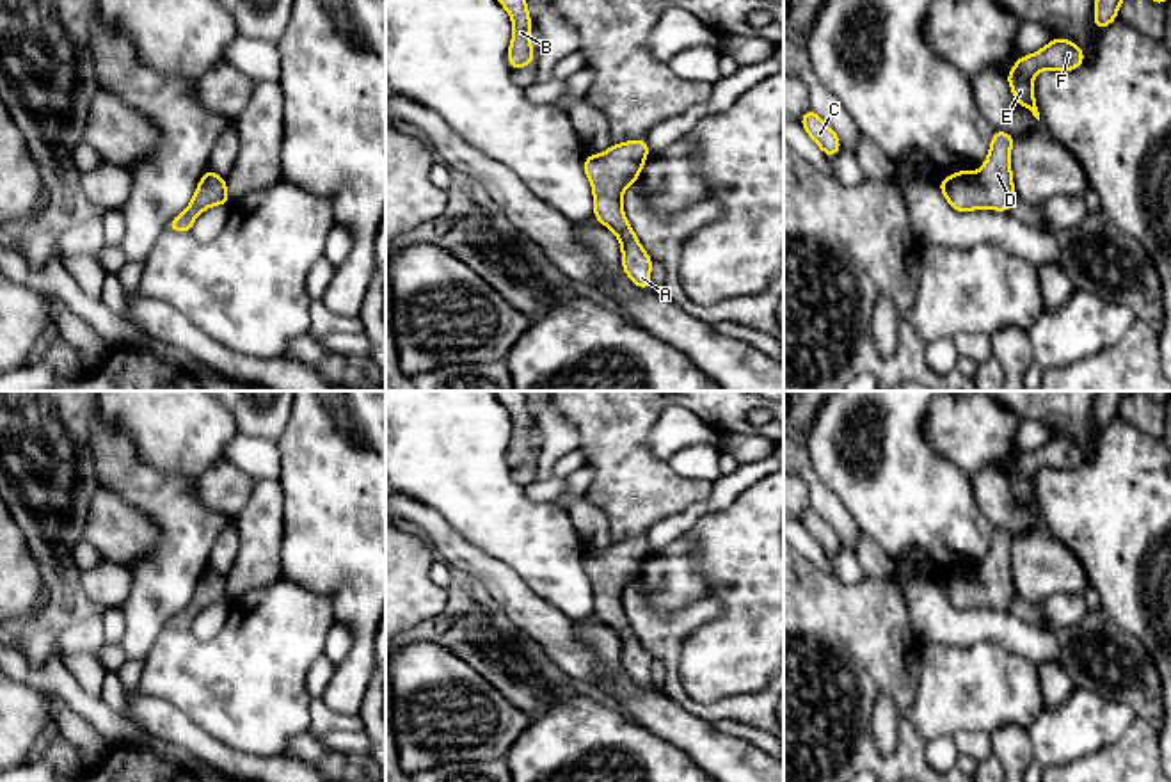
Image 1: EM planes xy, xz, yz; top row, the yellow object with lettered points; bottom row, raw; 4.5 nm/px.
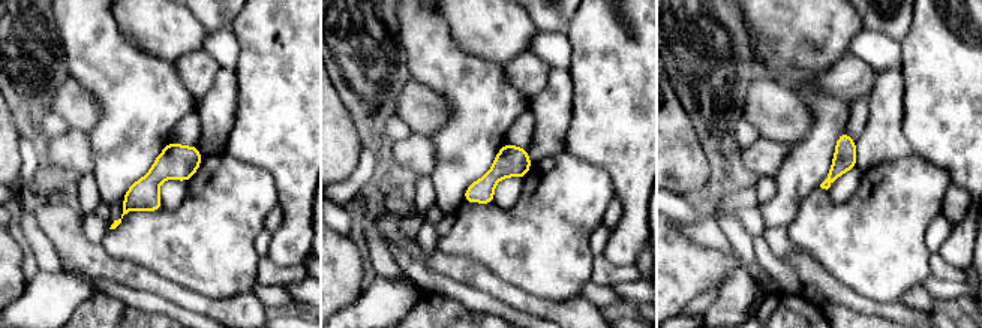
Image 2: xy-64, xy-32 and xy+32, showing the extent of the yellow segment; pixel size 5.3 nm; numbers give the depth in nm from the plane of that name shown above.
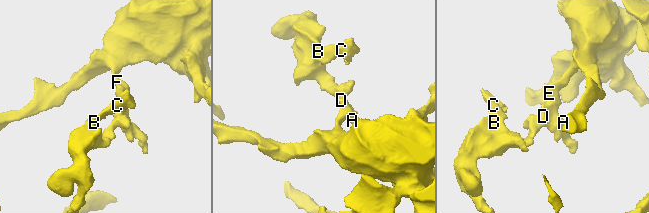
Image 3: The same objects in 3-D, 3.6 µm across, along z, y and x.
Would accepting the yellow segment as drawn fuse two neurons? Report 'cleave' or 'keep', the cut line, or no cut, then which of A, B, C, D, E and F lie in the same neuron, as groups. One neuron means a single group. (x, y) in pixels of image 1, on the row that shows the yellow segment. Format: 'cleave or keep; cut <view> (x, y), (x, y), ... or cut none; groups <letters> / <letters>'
keep; cut none; groups A B C D E F

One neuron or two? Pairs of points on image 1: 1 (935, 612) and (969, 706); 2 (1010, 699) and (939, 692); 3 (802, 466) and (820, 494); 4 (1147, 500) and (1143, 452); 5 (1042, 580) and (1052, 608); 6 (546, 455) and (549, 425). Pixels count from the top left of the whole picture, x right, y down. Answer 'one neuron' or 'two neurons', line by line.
1: two neurons
2: one neuron
3: one neuron
4: one neuron
5: two neurons
6: one neuron

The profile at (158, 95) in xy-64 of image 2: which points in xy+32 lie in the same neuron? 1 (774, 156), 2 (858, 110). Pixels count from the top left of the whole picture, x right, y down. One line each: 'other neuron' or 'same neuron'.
1: other neuron
2: other neuron

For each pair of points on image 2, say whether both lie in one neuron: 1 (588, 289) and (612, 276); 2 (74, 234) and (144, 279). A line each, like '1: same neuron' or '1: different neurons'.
1: different neurons
2: same neuron

